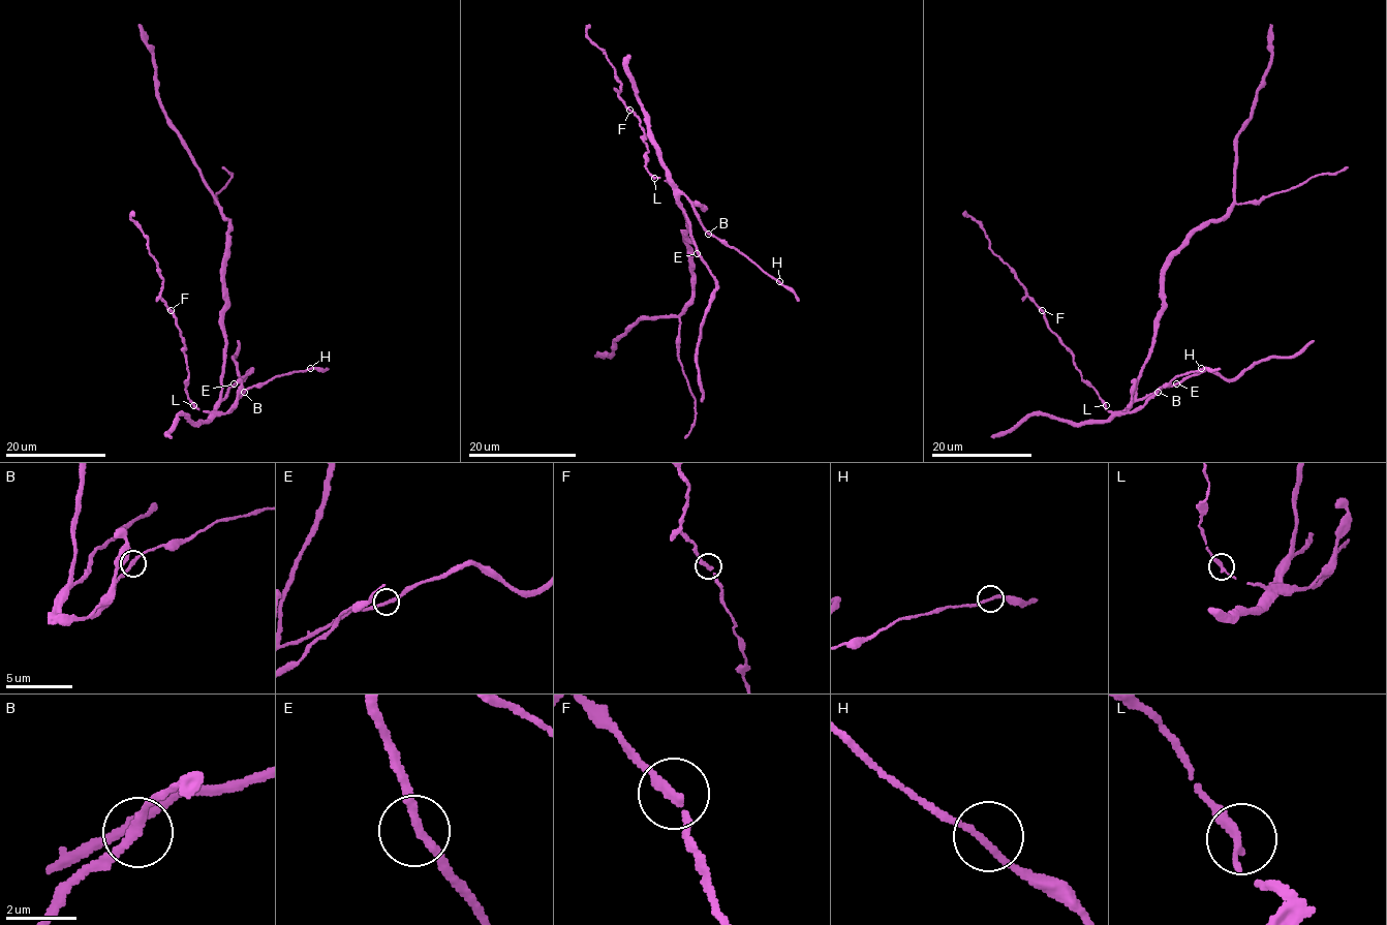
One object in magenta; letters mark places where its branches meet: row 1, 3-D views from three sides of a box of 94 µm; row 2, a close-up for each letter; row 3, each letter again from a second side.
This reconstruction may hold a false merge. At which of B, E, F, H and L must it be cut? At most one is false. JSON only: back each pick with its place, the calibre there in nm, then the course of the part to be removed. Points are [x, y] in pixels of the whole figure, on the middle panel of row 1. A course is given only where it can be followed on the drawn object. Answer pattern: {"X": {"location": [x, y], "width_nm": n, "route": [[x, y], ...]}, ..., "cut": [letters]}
{"cut": []}

